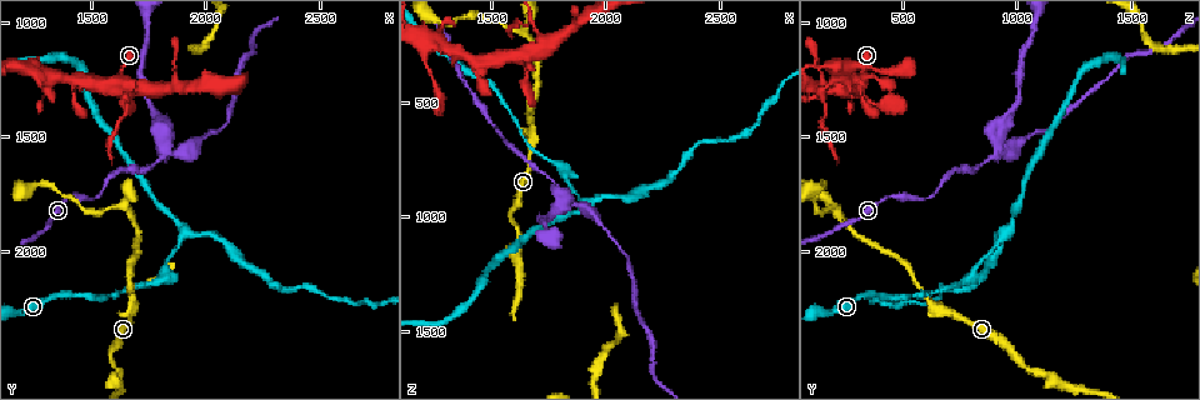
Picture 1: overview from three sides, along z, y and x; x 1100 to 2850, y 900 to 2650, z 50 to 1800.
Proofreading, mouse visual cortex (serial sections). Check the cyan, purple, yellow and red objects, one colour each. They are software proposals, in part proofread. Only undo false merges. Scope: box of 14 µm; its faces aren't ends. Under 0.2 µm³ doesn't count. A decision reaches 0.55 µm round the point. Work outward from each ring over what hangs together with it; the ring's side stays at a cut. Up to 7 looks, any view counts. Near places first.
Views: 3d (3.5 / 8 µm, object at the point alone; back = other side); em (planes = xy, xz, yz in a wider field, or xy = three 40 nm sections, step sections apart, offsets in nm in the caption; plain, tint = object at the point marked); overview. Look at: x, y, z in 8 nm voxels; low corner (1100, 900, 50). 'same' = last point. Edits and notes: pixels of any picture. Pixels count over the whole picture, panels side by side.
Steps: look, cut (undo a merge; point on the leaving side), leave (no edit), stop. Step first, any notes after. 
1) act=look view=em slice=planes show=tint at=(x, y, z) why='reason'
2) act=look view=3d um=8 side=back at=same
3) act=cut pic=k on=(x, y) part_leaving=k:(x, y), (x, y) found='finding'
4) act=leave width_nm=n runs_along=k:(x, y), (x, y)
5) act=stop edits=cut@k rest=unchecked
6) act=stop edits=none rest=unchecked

act=look view=3d um=3.5 at=(1830, 1580, 910) why='three-way junction'

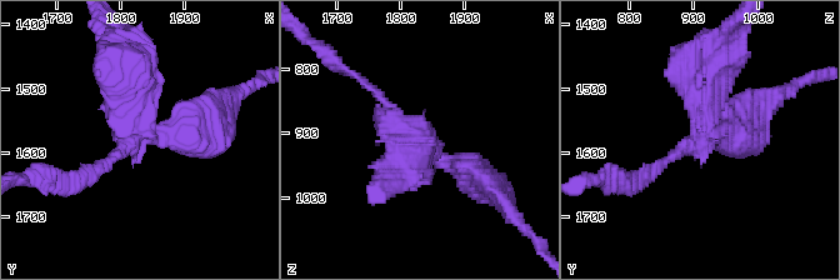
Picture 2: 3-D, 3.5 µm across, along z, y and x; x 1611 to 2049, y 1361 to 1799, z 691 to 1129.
act=look view=em slice=xy step=3 show=tint at=(1830, 1575, 910) arms=3 arm_widths_nm=150,400,450 why='need the tissue'

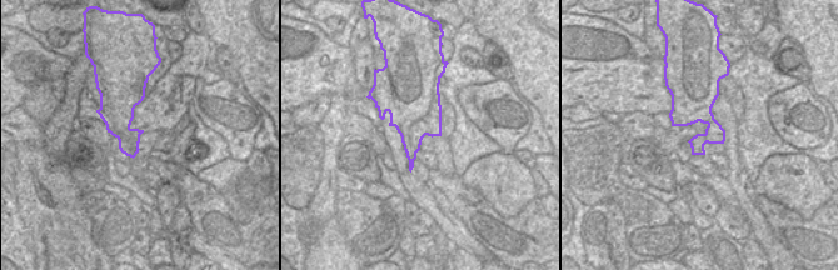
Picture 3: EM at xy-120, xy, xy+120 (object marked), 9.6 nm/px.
act=cut pic=2 on=(704, 100) part_leaving=2:(689, 144), (726, 44) found='a second cell is stuck on'

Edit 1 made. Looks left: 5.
act=look view=overview why='see it whole again'

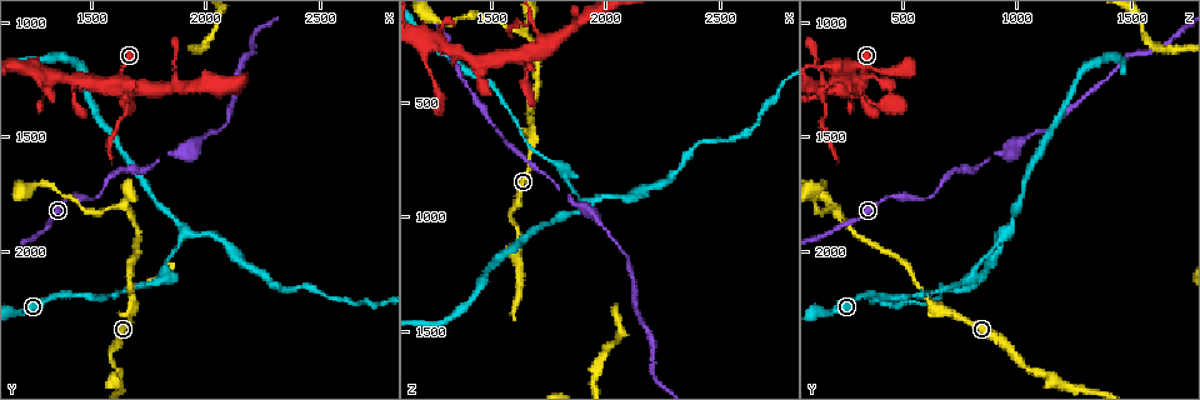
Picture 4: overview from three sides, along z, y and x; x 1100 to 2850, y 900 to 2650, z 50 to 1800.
act=look view=3d um=8 at=(1650, 1800, 190) why='branch point'

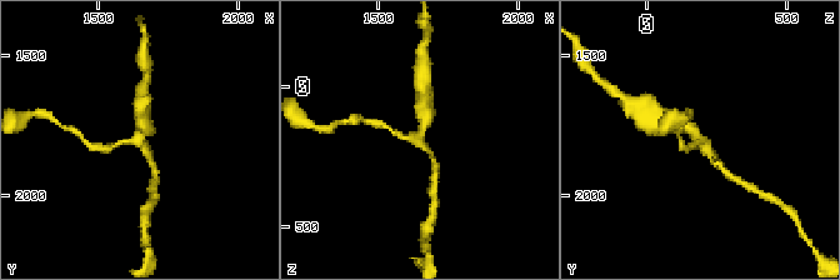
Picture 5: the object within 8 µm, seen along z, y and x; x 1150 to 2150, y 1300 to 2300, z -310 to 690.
act=look view=em slice=xy step=1 show=tint at=(1640, 1810, 200) arms=3 arm_widths_nm=150,150,250

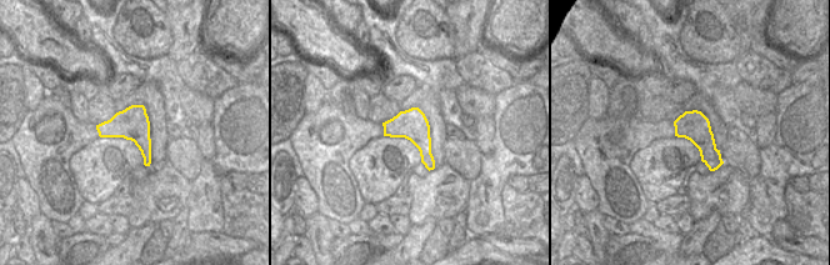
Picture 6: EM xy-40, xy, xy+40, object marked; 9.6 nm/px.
act=leave runs_along=5:(434, 161), (416, 140), (385, 126) found='one cell here'

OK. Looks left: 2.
act=look view=3d um=3.5 side=back at=(1730, 1280, 230) why='small branch off a trunk'

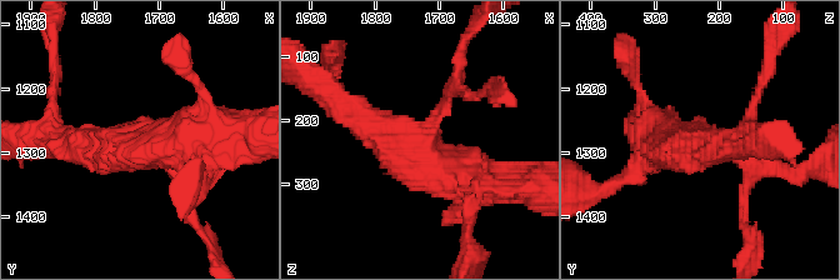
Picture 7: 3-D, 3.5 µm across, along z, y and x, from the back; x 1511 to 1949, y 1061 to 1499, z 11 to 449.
act=look view=em slice=xy step=5 show=tint at=same why='now the EM'

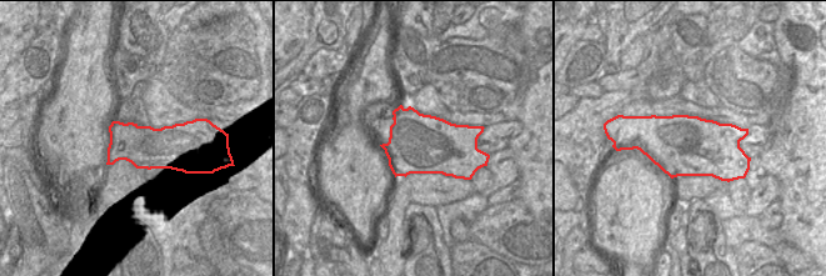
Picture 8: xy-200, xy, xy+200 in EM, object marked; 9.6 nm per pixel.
act=leave runs_along=7:(475, 183), (436, 173), (336, 100) found='continuous, no second cell'

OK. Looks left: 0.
act=stop edits=cut@2 rest=unchecked

